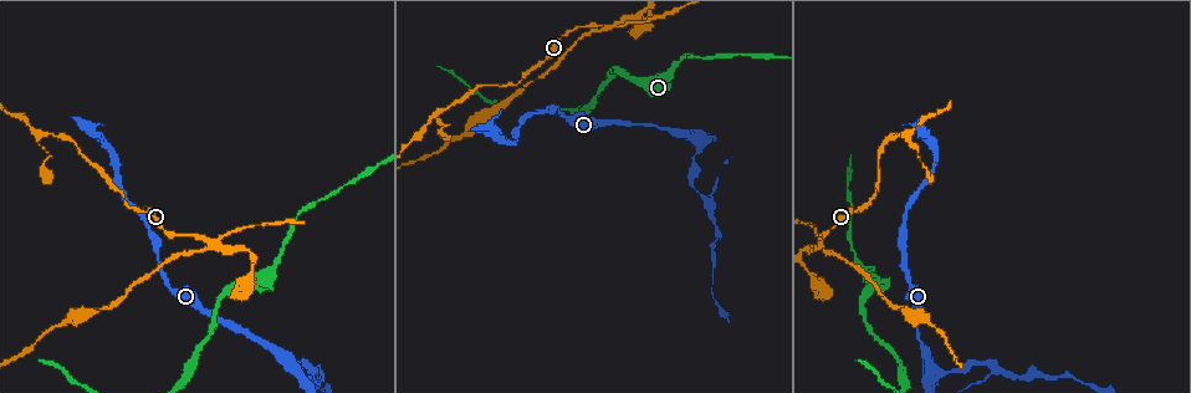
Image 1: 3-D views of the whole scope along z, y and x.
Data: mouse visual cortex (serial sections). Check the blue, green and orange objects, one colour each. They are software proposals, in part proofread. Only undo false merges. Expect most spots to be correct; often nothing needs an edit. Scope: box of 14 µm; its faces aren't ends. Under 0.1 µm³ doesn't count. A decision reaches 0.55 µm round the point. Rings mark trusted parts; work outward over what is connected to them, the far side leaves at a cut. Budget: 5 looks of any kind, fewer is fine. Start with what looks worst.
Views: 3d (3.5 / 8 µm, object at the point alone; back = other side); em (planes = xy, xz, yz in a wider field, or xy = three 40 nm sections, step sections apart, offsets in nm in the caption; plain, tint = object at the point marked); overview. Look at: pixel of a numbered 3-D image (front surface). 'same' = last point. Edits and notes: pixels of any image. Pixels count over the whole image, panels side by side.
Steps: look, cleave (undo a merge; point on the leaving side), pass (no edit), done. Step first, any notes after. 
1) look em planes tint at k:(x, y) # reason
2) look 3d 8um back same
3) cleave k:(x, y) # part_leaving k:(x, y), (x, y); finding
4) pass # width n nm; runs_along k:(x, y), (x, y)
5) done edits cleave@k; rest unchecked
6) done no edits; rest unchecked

look em xy step 1 tint at 1:(818, 244) # four or more arms meet

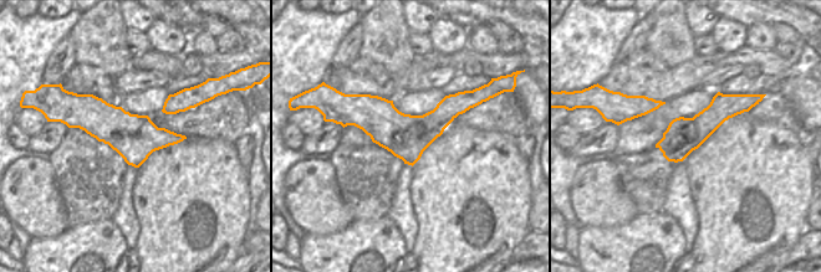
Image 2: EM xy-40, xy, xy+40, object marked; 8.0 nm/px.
look 3d 3.5um same # see where the arms go

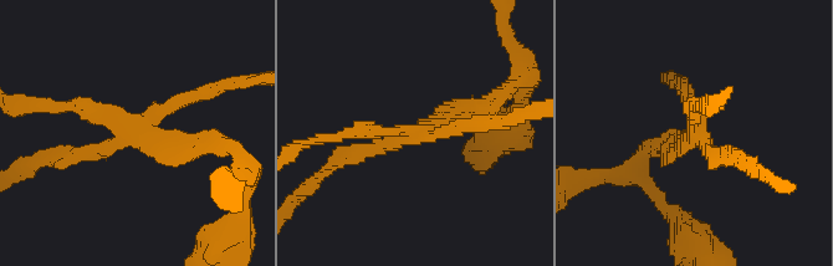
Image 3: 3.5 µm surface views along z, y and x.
cleave 3:(188, 95) # part_leaving 3:(119, 141), (73, 159), (32, 163); a second cell is stuck on

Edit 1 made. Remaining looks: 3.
look 3d 3.5um back at 1:(995, 367) # side arm on a straight run

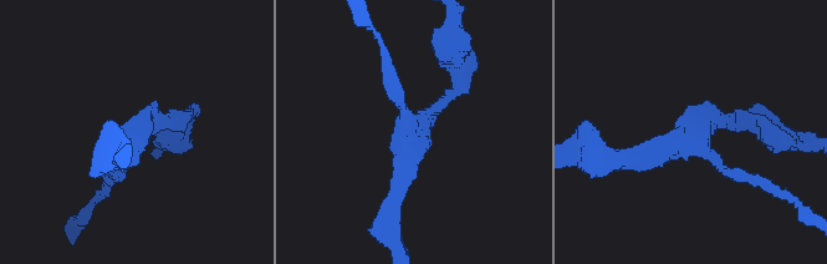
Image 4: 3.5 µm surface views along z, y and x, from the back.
look em xy step 5 tint at 4:(133, 136) # need the tissue

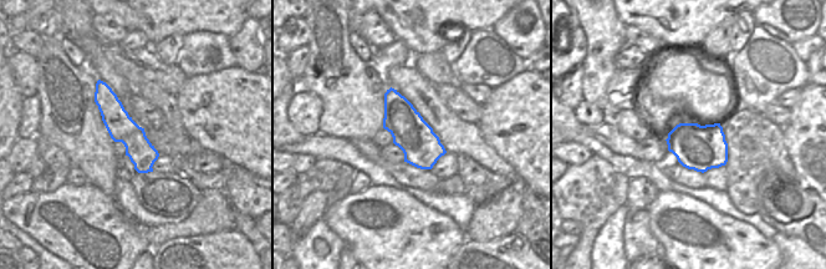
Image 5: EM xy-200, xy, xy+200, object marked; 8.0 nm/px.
pass # arms 3; runs_along 4:(459, 76), (406, 141), (391, 207); all the same cell

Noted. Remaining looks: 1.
done edits cleave@3; rest unchecked

